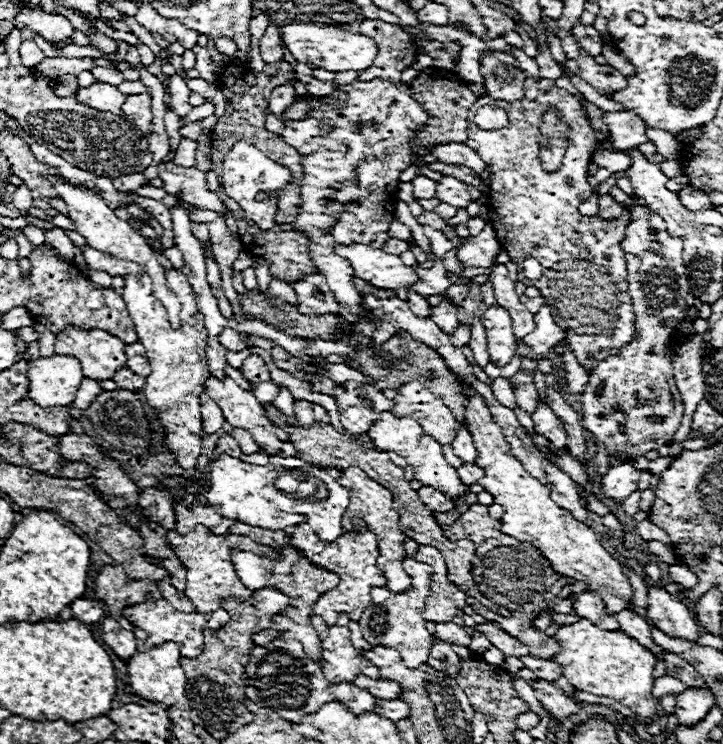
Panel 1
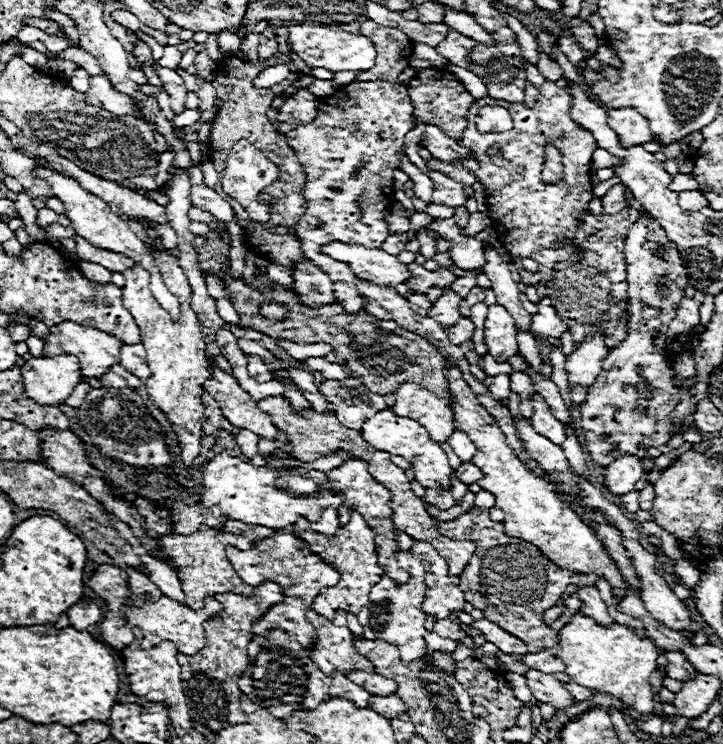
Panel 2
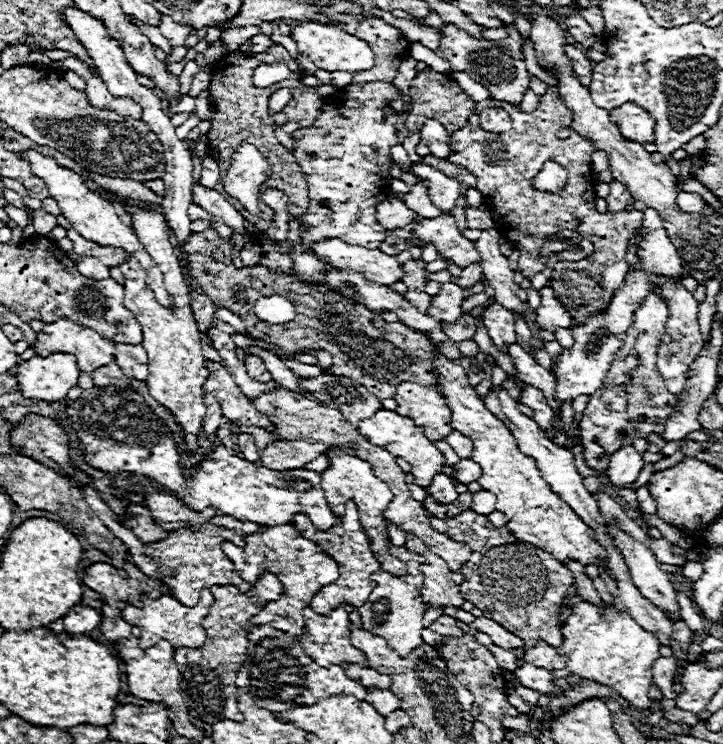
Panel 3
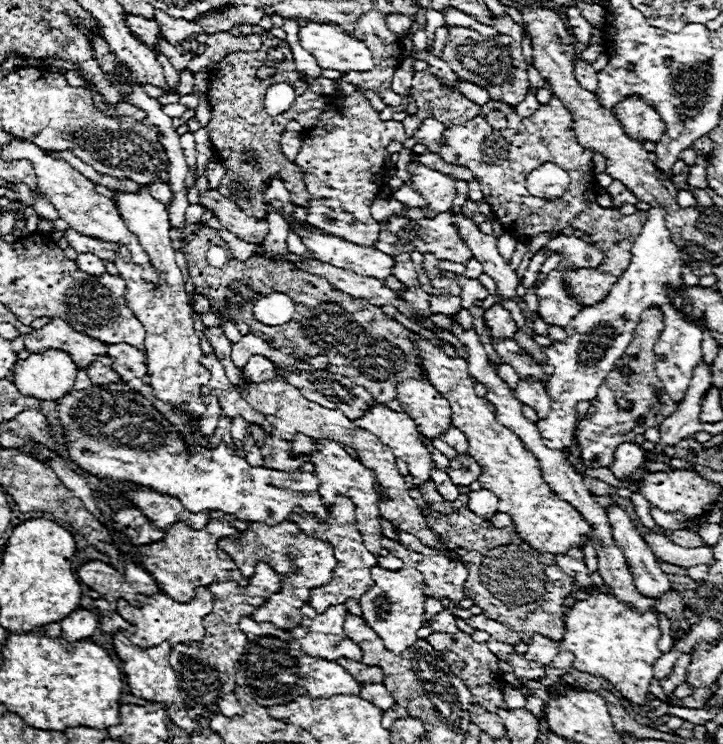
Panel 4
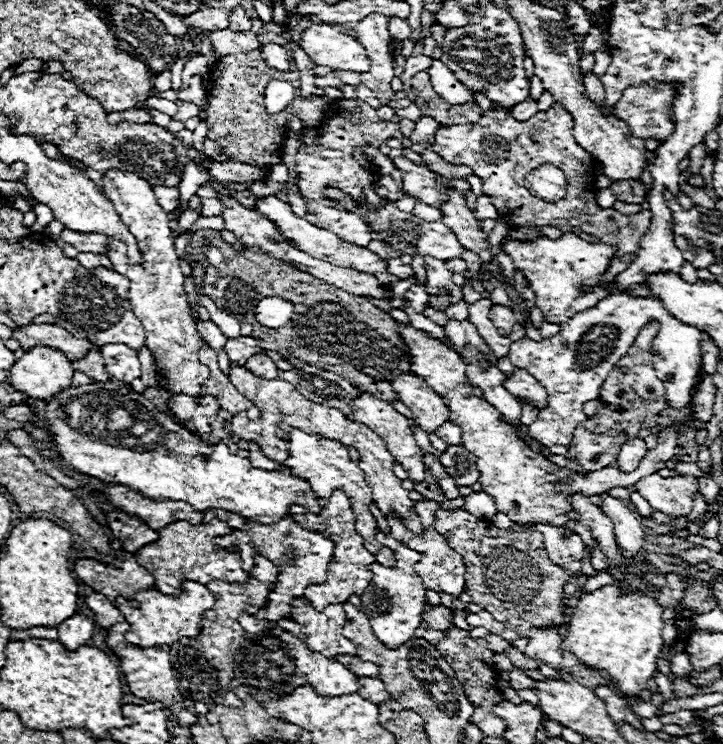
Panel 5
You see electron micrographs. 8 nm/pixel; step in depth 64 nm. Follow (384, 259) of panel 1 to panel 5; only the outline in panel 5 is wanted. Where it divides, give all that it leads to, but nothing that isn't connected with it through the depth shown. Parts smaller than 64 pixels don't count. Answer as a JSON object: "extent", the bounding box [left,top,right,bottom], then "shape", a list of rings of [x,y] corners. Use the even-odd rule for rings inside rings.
{"extent":[256,196,386,274],"shape":[[[266,196],[266,198],[258,198],[256,200],[256,212],[260,212],[260,216],[268,216],[268,220],[272,220],[278,228],[278,232],[282,232],[288,240],[292,240],[296,244],[296,248],[300,248],[302,252],[308,252],[310,256],[316,256],[320,260],[328,260],[330,264],[336,264],[336,266],[348,266],[348,268],[356,268],[358,272],[366,272],[366,274],[376,274],[376,272],[384,272],[386,270],[386,262],[382,258],[378,258],[374,252],[370,252],[368,248],[362,248],[362,246],[356,246],[356,244],[350,244],[350,242],[344,242],[340,240],[336,234],[324,230],[324,228],[318,228],[314,224],[310,224],[308,220],[296,216],[292,212],[292,208],[278,200],[276,196]]]}

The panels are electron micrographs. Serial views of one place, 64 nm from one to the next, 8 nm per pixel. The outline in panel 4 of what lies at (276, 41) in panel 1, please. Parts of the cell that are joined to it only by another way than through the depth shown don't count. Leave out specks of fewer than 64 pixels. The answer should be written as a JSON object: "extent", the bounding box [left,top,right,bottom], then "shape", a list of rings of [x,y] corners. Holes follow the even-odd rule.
{"extent":[187,32,262,73],"shape":[[[218,32],[206,36],[206,50],[200,56],[194,56],[187,65],[193,73],[210,72],[218,62],[232,52],[254,52],[262,48],[260,36],[232,36],[230,32]]]}

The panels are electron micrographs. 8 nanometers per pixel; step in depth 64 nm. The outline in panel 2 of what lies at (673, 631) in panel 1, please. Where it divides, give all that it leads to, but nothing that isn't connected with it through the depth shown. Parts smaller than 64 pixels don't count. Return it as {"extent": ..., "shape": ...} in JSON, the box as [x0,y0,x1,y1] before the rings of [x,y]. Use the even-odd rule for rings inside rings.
{"extent":[622,538,690,630],"shape":[[[622,538],[622,546],[626,548],[626,554],[632,560],[634,572],[640,580],[642,600],[648,612],[652,612],[658,622],[672,630],[690,630],[690,610],[678,600],[664,576],[654,570],[656,556],[636,540]]]}

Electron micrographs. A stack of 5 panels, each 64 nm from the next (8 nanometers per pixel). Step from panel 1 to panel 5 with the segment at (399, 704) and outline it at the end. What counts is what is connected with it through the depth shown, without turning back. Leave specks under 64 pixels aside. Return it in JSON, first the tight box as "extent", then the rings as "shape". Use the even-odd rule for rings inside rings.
{"extent":[356,676,390,704],"shape":[[[358,676],[358,678],[356,678],[356,682],[360,684],[360,688],[358,688],[360,696],[370,698],[370,700],[376,700],[376,704],[380,704],[380,702],[384,702],[384,700],[388,700],[388,698],[390,698],[390,694],[388,694],[388,690],[384,688],[384,682],[382,682],[380,678]]]}

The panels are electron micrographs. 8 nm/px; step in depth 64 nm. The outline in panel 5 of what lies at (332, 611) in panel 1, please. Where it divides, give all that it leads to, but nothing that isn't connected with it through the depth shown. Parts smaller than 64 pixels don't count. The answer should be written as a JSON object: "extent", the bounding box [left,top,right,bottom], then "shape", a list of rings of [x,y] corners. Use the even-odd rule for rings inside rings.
{"extent":[304,490,374,610],"shape":[[[342,490],[332,492],[332,496],[324,502],[324,512],[320,512],[320,518],[324,524],[324,532],[330,534],[330,538],[334,542],[334,556],[332,556],[332,564],[328,568],[326,584],[314,584],[312,588],[304,590],[304,598],[316,610],[326,608],[328,604],[342,604],[352,594],[362,594],[364,588],[372,584],[372,572],[368,570],[368,564],[374,562],[374,554],[370,554],[364,548],[362,538],[354,530],[354,512],[350,508],[348,496]]]}

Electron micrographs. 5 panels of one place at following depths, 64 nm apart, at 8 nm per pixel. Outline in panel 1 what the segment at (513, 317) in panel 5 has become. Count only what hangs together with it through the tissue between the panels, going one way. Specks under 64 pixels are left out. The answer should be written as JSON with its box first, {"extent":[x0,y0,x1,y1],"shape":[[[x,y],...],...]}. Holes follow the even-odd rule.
{"extent":[482,304,516,366],"shape":[[[494,304],[484,312],[482,324],[486,328],[486,340],[488,340],[488,354],[490,360],[496,366],[504,366],[508,364],[514,354],[516,354],[516,336],[512,332],[512,318],[510,314]]]}

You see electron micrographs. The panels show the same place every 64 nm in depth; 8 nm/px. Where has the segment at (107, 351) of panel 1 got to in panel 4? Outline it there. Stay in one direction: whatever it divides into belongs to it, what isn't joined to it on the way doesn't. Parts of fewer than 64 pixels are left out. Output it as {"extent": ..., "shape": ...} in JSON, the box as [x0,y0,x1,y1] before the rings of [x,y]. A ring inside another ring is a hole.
{"extent":[20,318,106,368],"shape":[[[54,318],[50,324],[42,328],[32,328],[30,334],[20,336],[20,338],[24,340],[24,346],[30,352],[44,352],[46,348],[60,348],[62,352],[68,352],[72,360],[76,360],[76,364],[82,368],[88,366],[98,354],[100,356],[106,354],[104,342],[76,332],[60,318]]]}

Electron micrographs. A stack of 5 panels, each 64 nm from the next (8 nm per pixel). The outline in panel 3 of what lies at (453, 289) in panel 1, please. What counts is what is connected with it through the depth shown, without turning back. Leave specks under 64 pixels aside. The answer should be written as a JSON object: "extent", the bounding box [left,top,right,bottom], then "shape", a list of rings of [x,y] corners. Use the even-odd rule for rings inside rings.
{"extent":[456,264,482,288],"shape":[[[470,264],[468,268],[462,270],[460,278],[456,280],[456,284],[460,284],[462,288],[470,288],[472,284],[476,284],[482,278],[482,266],[480,264]]]}

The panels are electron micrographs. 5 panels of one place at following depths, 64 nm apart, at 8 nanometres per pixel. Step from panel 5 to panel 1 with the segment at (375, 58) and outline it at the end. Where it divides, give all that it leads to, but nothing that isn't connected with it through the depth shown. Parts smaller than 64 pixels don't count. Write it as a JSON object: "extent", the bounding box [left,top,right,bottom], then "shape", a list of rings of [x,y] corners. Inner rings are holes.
{"extent":[358,20,416,82],"shape":[[[362,20],[360,32],[364,36],[372,36],[378,46],[378,56],[370,70],[358,72],[360,81],[370,81],[375,78],[390,82],[400,81],[400,76],[406,68],[412,66],[416,58],[416,44],[410,36],[398,26],[380,22],[380,20]]]}

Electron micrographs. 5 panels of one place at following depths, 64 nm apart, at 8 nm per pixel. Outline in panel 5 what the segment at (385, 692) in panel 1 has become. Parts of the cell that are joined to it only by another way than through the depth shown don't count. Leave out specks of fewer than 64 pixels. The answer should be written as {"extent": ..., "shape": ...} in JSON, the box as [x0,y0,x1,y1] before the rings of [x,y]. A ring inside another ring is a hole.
{"extent":[334,654,378,676],"shape":[[[340,654],[340,656],[334,656],[334,660],[340,662],[340,664],[344,664],[356,676],[378,676],[378,666],[372,664],[372,662],[364,662],[358,656]]]}

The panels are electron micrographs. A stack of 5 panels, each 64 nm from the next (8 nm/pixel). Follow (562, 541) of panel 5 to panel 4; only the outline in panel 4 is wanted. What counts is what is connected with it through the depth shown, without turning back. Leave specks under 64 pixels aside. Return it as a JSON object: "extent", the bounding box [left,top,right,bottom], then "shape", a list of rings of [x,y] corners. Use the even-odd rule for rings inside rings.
{"extent":[554,548,592,588],"shape":[[[570,548],[566,554],[556,554],[554,562],[556,562],[566,574],[570,574],[580,588],[586,588],[586,586],[592,584],[592,578],[588,576],[588,568],[586,568],[586,564],[584,564],[584,554],[582,554],[580,548]]]}

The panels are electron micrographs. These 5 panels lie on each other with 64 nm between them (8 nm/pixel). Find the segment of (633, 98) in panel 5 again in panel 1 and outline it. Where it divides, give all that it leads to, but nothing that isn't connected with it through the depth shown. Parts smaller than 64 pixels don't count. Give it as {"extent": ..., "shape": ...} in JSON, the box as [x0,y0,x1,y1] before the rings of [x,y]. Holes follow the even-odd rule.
{"extent":[604,110,648,150],"shape":[[[622,110],[622,112],[606,112],[604,114],[604,124],[610,130],[610,140],[612,148],[616,150],[632,150],[644,142],[648,142],[646,136],[646,124],[644,120],[634,114],[632,110]]]}

